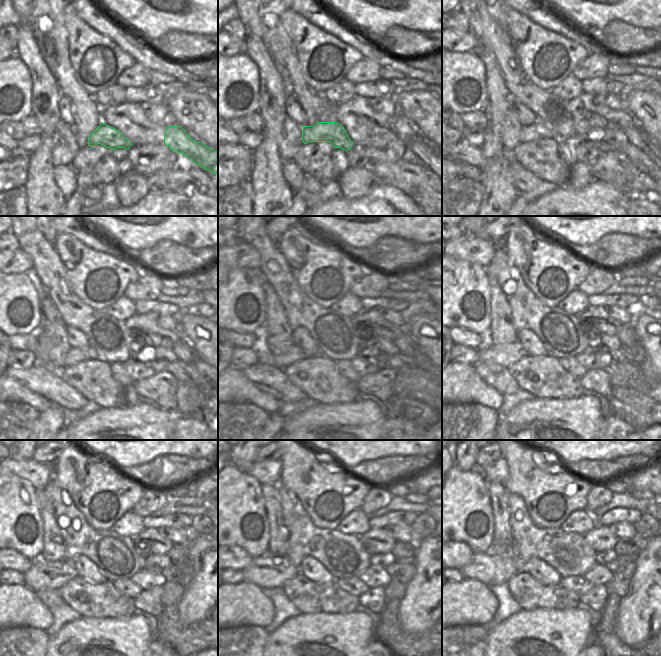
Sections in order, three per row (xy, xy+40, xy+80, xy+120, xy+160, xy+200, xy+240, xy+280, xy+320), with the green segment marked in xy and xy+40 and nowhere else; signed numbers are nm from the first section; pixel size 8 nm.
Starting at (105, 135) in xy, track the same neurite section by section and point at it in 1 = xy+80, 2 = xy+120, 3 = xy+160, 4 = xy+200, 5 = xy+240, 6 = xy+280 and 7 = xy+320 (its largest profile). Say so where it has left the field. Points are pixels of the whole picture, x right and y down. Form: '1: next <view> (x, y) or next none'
1: next xy+80 (537, 130)
2: next xy+120 (75, 355)
3: next xy+160 (294, 353)
4: next xy+200 (501, 354)
5: next xy+240 (41, 575)
6: next xy+280 (267, 571)
7: next xy+320 (490, 569)

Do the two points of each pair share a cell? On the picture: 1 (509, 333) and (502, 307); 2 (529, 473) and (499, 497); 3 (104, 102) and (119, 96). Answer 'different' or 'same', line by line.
1: same
2: different
3: same

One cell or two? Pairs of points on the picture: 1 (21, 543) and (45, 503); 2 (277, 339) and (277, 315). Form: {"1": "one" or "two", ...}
{"1": "two", "2": "one"}

